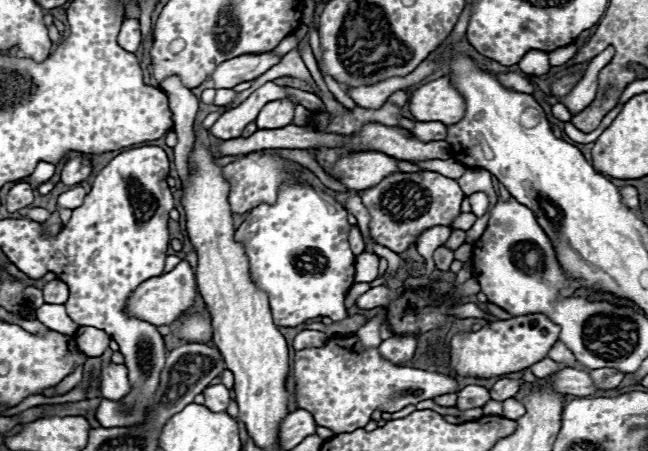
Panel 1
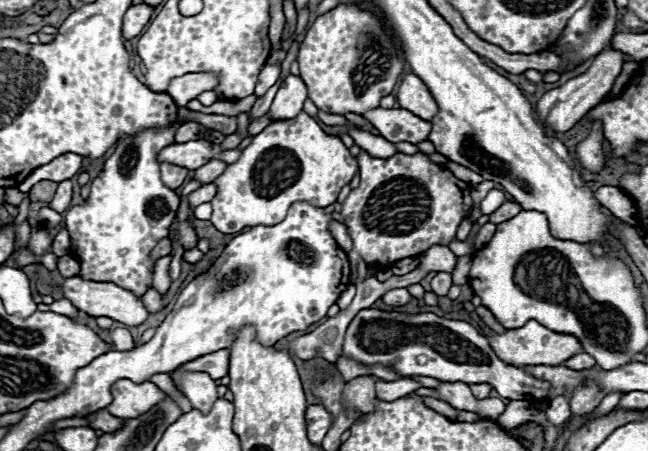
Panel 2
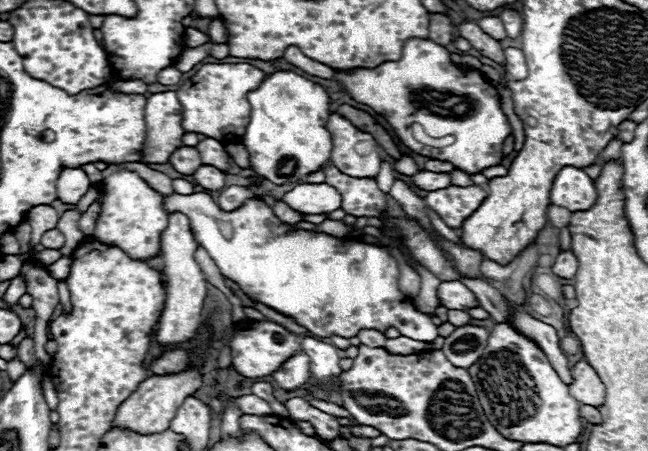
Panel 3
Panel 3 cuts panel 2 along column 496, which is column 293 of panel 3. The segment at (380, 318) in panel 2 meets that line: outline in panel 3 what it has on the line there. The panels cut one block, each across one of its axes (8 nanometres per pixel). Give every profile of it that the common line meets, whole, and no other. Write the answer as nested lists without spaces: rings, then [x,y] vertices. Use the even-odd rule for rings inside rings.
[[[298,352],[294,354],[294,358],[286,360],[274,374],[272,378],[278,382],[278,386],[286,392],[292,392],[292,390],[298,390],[302,388],[308,378],[310,378],[310,362],[306,358],[304,352]]]

